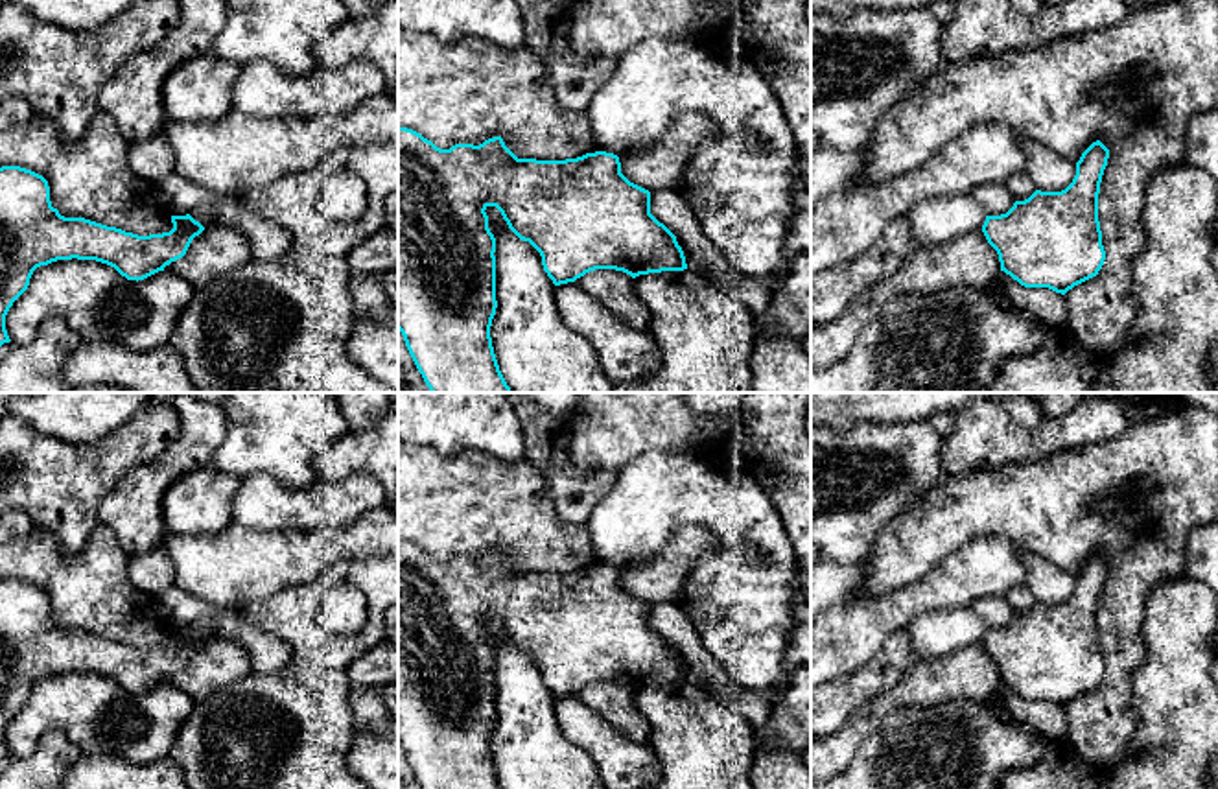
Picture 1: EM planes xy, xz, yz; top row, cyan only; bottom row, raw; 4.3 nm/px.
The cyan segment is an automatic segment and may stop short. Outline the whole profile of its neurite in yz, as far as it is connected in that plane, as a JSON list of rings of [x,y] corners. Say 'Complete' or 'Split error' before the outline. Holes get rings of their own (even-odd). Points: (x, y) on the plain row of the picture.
Complete. [[[1096,553],[1082,566],[1076,588],[1065,603],[1036,603],[1028,612],[1015,614],[1006,627],[986,629],[982,645],[999,667],[1001,684],[1025,701],[1048,701],[1061,708],[1098,688],[1106,673],[1098,606],[1107,571],[1109,562]]]

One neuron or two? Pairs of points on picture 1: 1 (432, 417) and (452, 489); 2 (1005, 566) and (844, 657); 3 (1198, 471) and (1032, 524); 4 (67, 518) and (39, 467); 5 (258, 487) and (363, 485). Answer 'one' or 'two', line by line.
1: two
2: one
3: one
4: one
5: one

